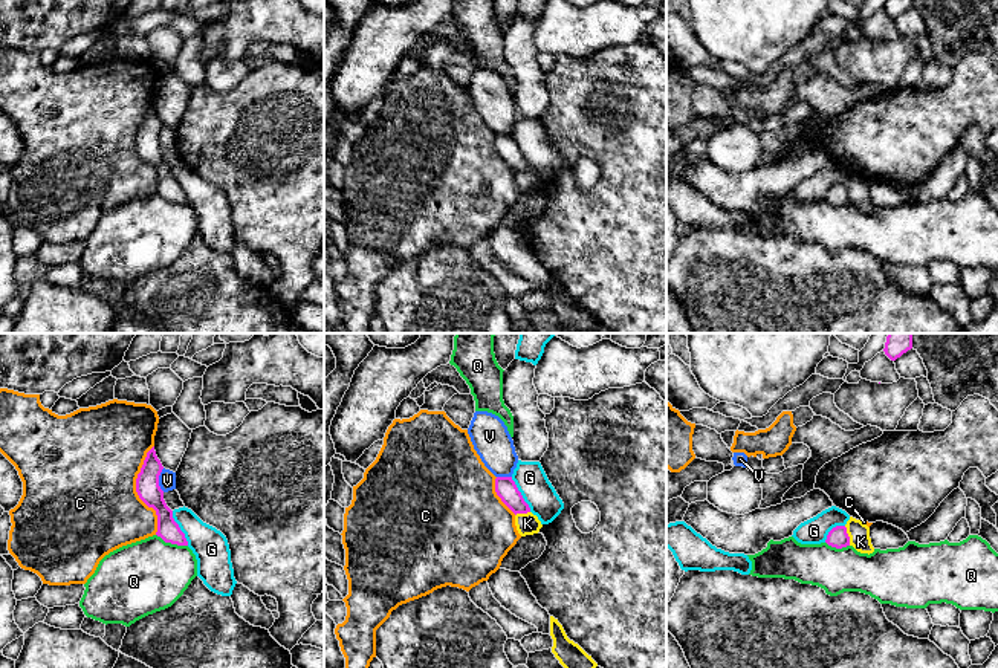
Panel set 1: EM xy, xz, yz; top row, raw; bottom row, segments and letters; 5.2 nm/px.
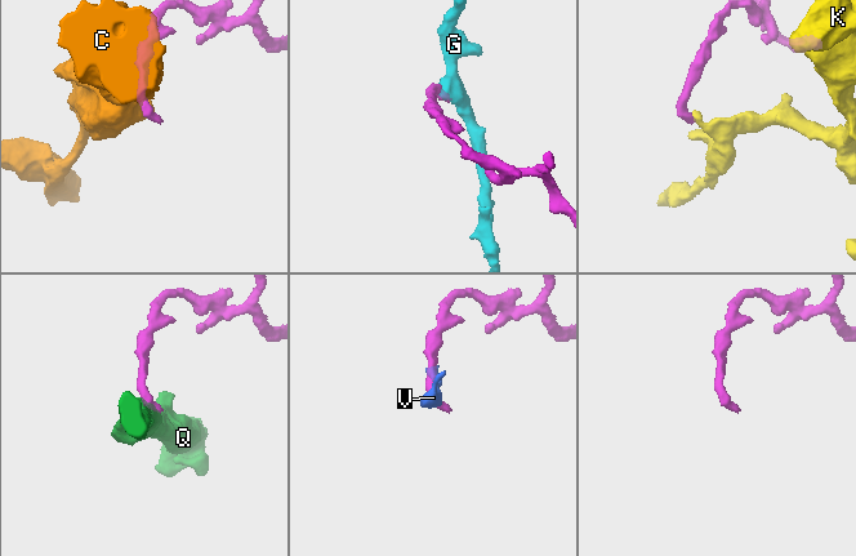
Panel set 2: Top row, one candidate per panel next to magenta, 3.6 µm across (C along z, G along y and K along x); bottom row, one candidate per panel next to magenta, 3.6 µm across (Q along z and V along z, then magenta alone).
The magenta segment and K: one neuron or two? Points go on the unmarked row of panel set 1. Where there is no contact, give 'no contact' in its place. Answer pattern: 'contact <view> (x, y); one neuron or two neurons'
contact yz (847, 193); two neurons

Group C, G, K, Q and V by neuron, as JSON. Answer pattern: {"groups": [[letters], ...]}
{"groups": [["C"], ["G"], ["K"], ["Q"], ["V"]]}

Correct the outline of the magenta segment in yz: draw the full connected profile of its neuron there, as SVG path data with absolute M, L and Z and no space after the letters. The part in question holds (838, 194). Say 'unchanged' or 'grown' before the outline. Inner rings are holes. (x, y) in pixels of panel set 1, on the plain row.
unchanged | M845 183L833 185L828 190L825 200L831 205L836 205L836 206L842 206L842 205L850 203L850 194L847 191L847 185Z

